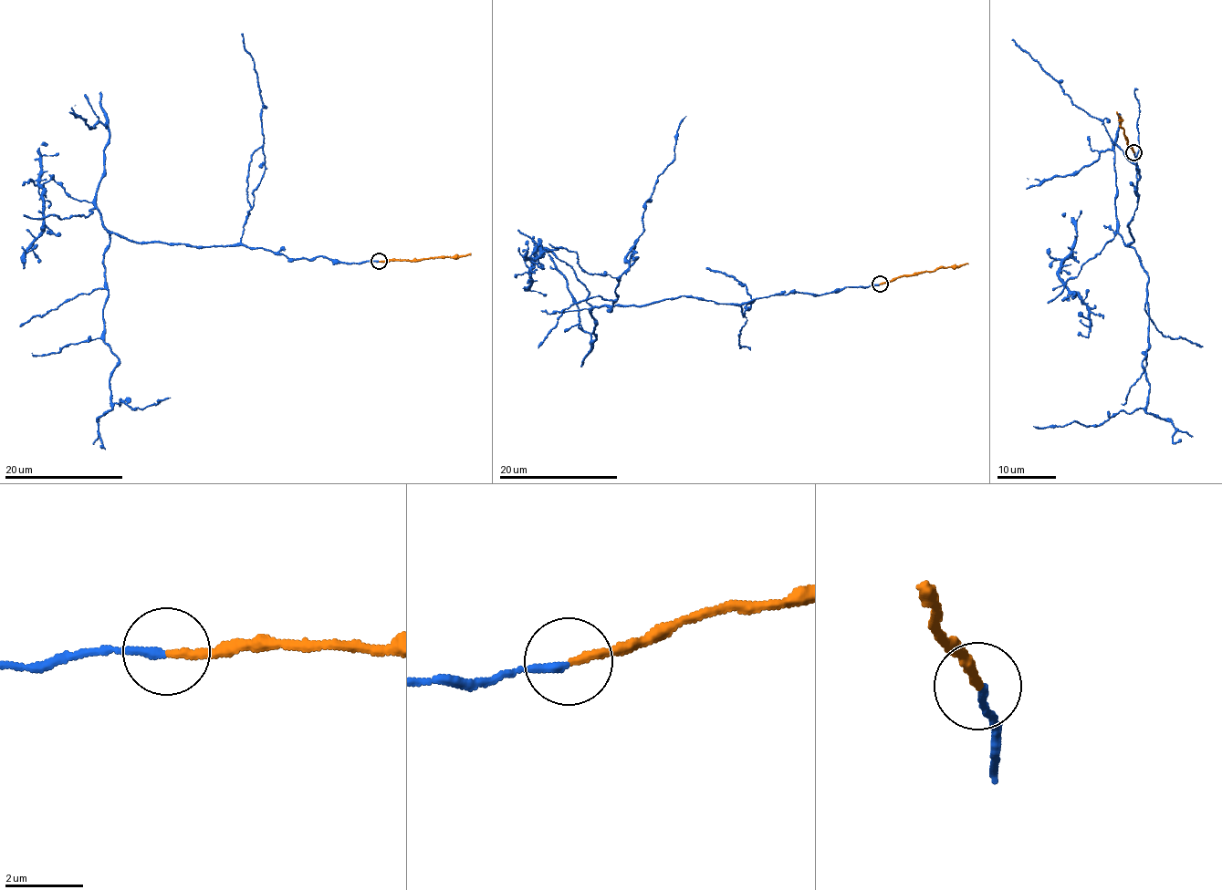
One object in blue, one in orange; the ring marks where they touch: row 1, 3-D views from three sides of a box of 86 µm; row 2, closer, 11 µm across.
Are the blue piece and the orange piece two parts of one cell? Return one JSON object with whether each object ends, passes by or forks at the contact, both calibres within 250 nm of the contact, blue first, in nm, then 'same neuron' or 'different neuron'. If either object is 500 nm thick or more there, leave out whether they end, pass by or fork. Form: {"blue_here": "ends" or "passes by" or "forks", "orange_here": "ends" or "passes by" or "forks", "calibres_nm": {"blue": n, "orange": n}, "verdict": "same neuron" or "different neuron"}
{"blue_here": "ends", "orange_here": "ends", "calibres_nm": {"blue": 220, "orange": 200}, "verdict": "same neuron"}

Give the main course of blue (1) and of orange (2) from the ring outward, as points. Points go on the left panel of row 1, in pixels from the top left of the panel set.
1: (379, 261), (113, 232), (103, 308), (118, 358), (111, 402), (133, 409), (170, 398)
2: (379, 260), (461, 257), (470, 253)

